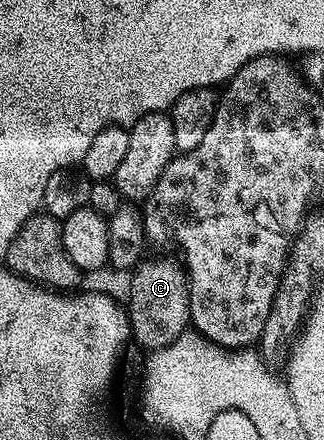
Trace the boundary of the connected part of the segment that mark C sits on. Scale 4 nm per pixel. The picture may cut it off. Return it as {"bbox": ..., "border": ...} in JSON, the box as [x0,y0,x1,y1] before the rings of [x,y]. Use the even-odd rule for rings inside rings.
{"bbox":[129,260,190,350],"border":[[[149,260],[137,265],[132,269],[133,281],[129,284],[129,326],[131,336],[149,350],[164,350],[174,344],[181,335],[190,327],[189,319],[189,277],[186,269],[180,263],[173,260]]]}

